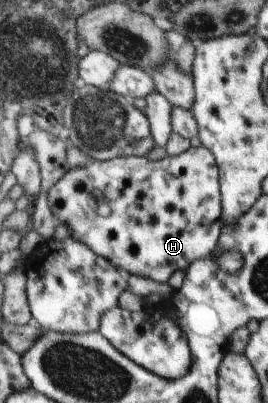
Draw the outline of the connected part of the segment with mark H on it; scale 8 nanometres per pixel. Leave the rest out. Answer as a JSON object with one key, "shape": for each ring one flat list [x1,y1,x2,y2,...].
{"shape":[[202,145,155,161,133,156,105,161,88,159,84,166,68,169,49,190,49,205,55,218,69,230,71,238,87,242,96,255,103,254,103,258,129,276,142,276,163,284,169,272,184,271,193,261,203,258,211,258,225,274,235,274,243,266,239,252,221,246,218,166,211,151]]}

